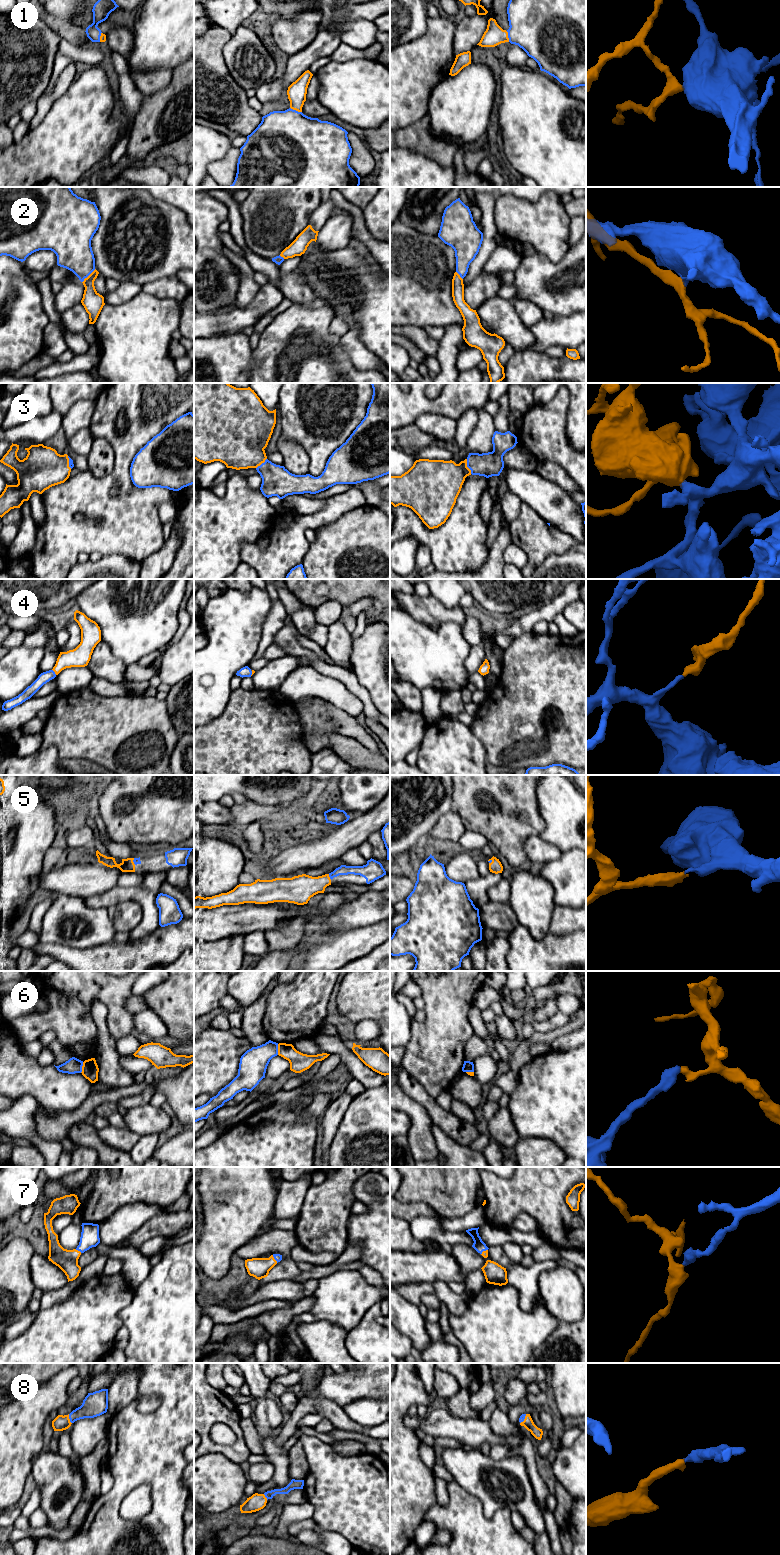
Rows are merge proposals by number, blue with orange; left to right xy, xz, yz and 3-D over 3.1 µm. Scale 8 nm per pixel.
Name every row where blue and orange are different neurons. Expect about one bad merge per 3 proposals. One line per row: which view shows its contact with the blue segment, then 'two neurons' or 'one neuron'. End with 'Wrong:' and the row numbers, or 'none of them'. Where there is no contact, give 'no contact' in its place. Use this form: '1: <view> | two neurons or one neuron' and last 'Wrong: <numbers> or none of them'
1: xz | one neuron
2: xy | two neurons
3: yz | one neuron
4: xy | one neuron
5: xz | one neuron
6: xy | two neurons
7: xy | one neuron
8: xy | one neuron
Wrong: 2, 6

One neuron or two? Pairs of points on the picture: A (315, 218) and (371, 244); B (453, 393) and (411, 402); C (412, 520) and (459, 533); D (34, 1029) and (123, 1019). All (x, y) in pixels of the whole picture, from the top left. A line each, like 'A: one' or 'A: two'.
A: two
B: one
C: one
D: one

